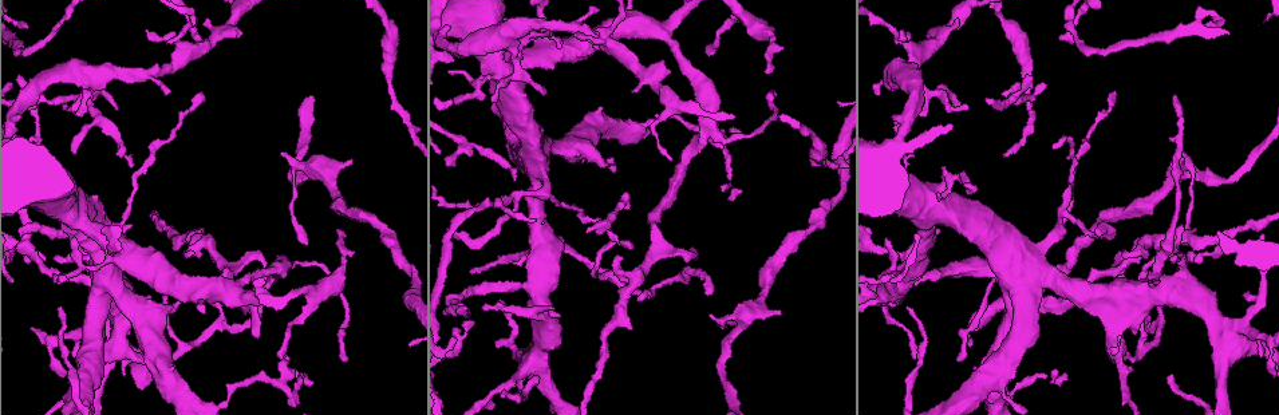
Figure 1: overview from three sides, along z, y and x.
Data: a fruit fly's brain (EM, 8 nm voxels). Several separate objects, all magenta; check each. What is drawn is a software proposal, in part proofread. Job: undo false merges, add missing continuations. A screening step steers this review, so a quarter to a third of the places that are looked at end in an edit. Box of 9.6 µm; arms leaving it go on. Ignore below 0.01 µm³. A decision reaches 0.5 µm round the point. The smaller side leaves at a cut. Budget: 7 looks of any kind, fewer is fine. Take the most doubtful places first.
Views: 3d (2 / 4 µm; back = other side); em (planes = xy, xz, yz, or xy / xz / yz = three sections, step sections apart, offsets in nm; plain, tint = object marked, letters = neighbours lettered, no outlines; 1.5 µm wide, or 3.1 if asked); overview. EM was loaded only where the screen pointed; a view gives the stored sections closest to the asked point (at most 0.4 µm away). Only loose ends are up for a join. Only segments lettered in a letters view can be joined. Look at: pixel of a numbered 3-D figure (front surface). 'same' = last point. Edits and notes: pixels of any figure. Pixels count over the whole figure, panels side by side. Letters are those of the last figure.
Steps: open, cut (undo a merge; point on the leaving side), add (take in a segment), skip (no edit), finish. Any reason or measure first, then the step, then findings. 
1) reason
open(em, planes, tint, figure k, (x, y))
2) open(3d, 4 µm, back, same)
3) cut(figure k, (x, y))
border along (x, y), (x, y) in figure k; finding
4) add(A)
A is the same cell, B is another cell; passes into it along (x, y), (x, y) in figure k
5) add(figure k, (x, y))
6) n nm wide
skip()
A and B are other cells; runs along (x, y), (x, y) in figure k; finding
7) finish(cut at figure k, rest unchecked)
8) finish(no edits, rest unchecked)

sharp bend
open(em, xz, step 8, letters, figure 1, (86, 98))

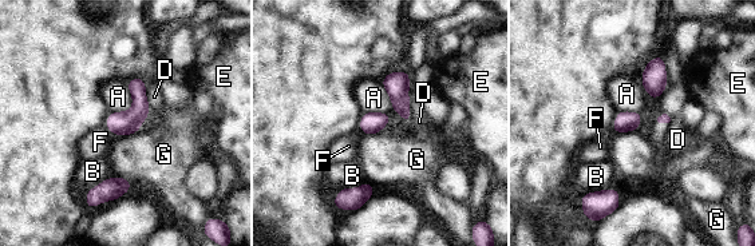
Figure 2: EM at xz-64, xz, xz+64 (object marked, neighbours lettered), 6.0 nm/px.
130 nm wide
skip()
A, B, D, E, F and G are other cells; border along (105, 126), (118, 137) in figure 2; all the same neuron

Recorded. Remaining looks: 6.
branch stops here
open(3d, 4 µm, figure 1, (1244, 294))

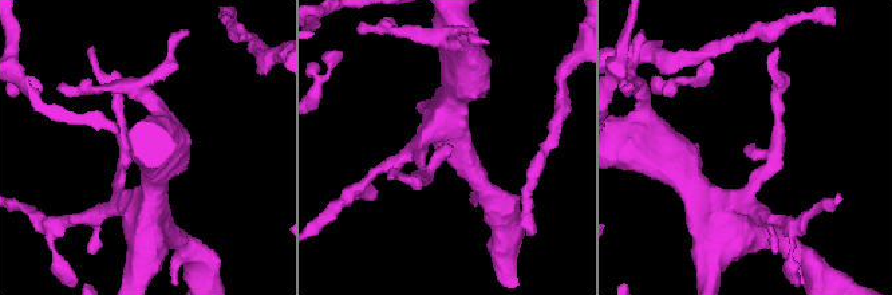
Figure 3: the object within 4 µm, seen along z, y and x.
open(em, xz, step 8, letters, figure 3, (743, 147))

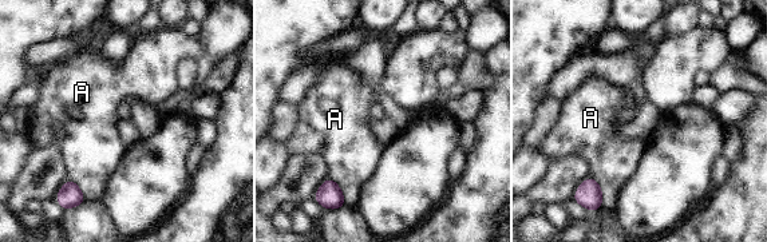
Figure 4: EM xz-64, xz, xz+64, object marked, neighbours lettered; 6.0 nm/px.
another direction
open(em, planes, letters, same)

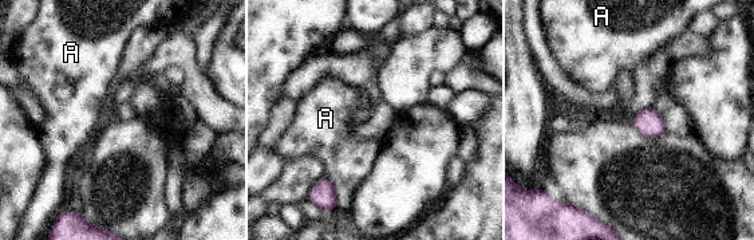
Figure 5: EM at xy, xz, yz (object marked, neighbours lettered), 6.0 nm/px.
skip()
A is another cell; border along (327, 176), (335, 188), (338, 201) in figure 5; no lettered segment goes on from it

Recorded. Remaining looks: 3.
branch stops here
open(3d, 2 µm, figure 1, (233, 35))

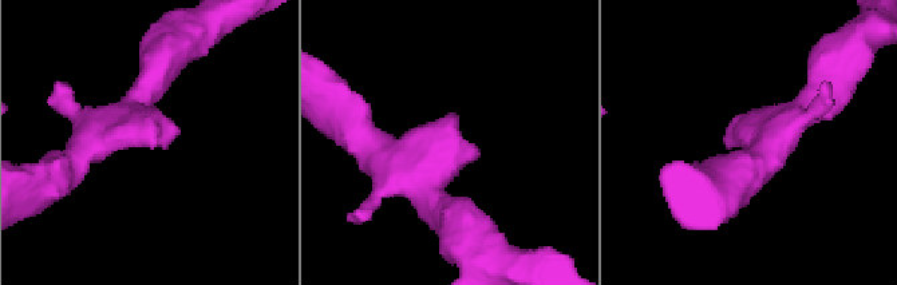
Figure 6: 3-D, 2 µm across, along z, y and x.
need the tissue
open(em, planes, letters, figure 6, (725, 144))

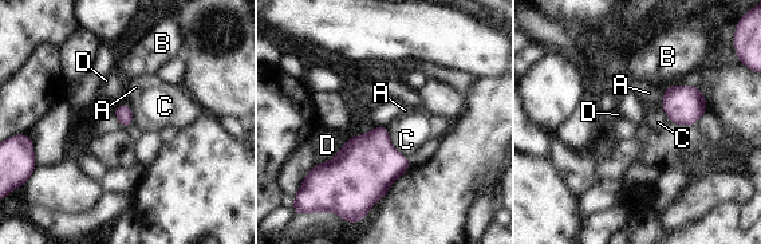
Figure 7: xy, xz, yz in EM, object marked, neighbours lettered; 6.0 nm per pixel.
D touches over 220 nm
skip()
A, B, C and D are other cells; border along (349, 140), (328, 161), (322, 162) in figure 7; none of them fits

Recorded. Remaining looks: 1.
finish(no edits, rest unchecked)

